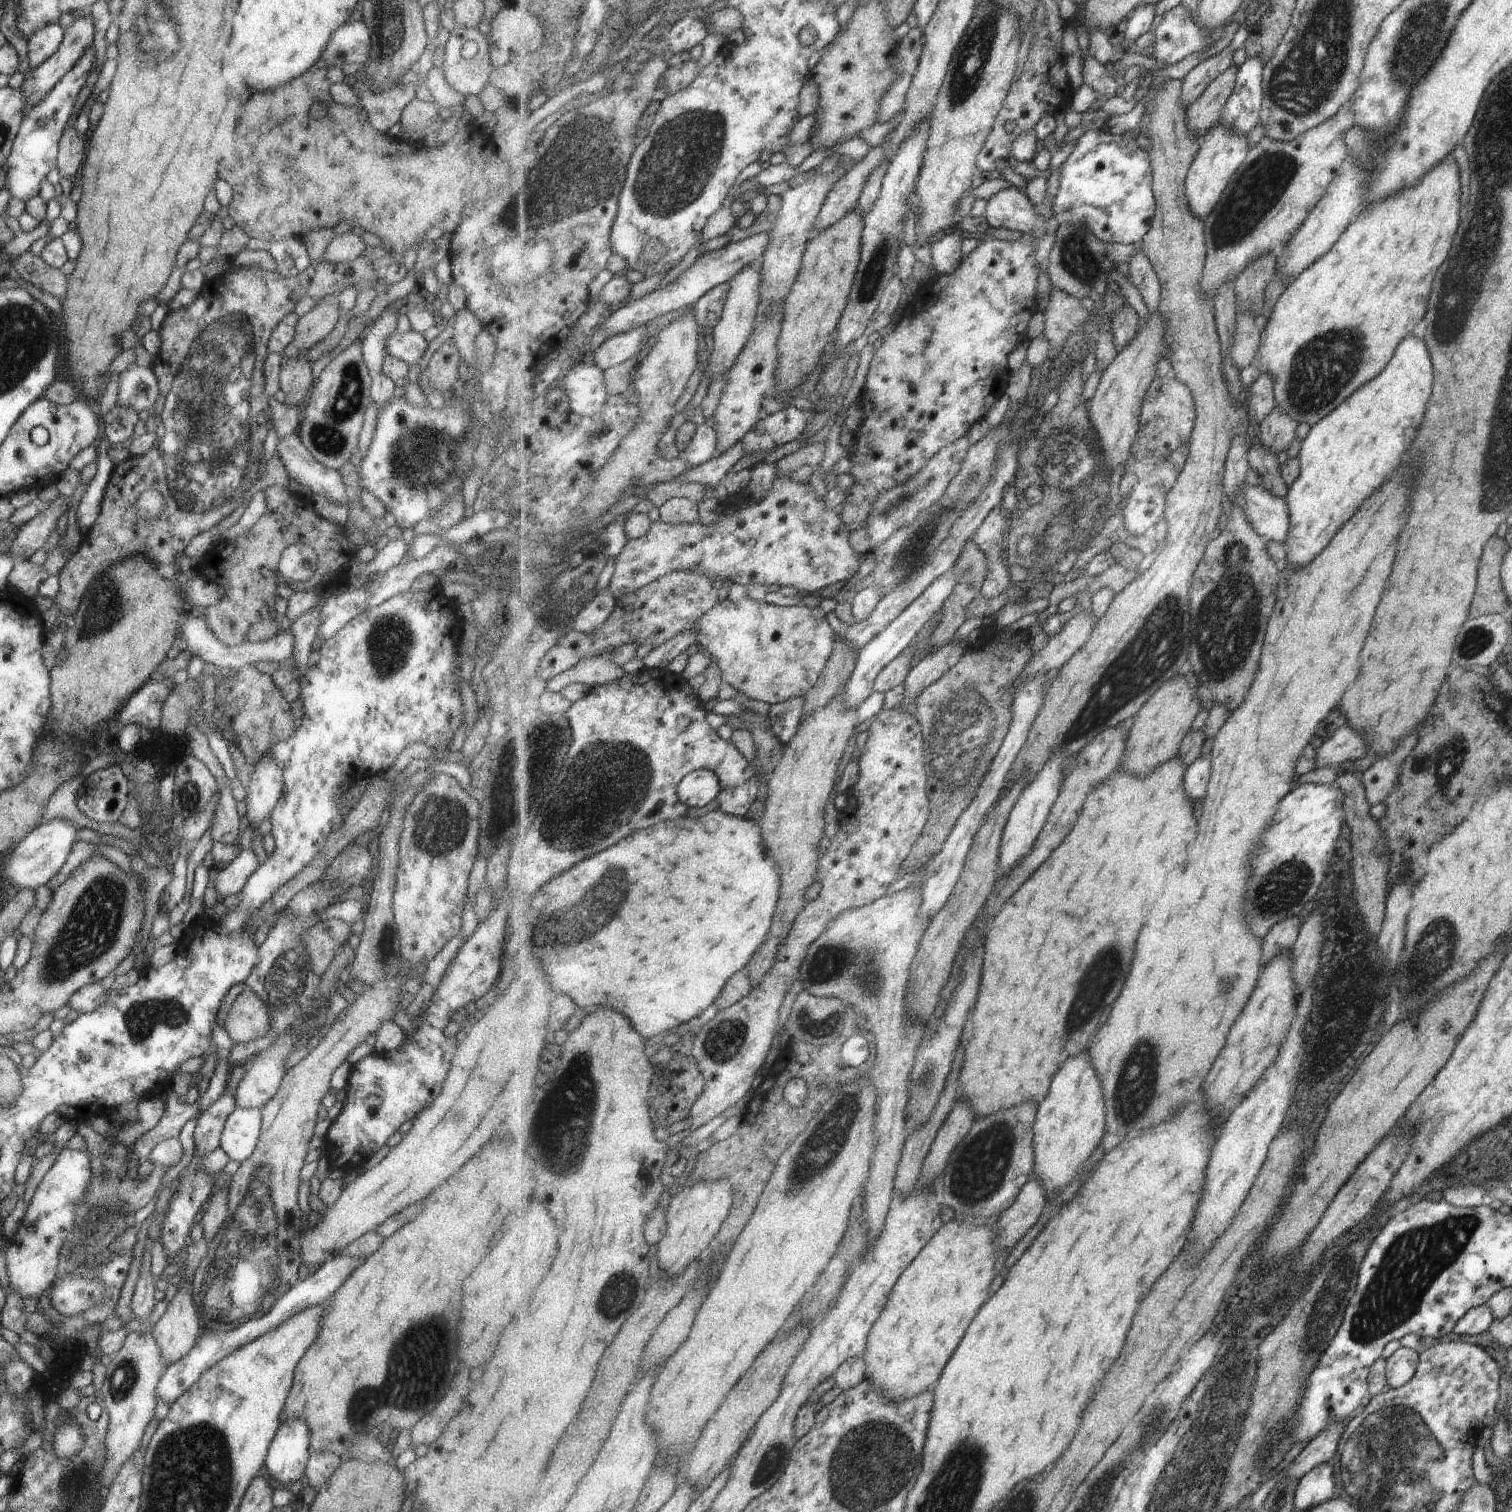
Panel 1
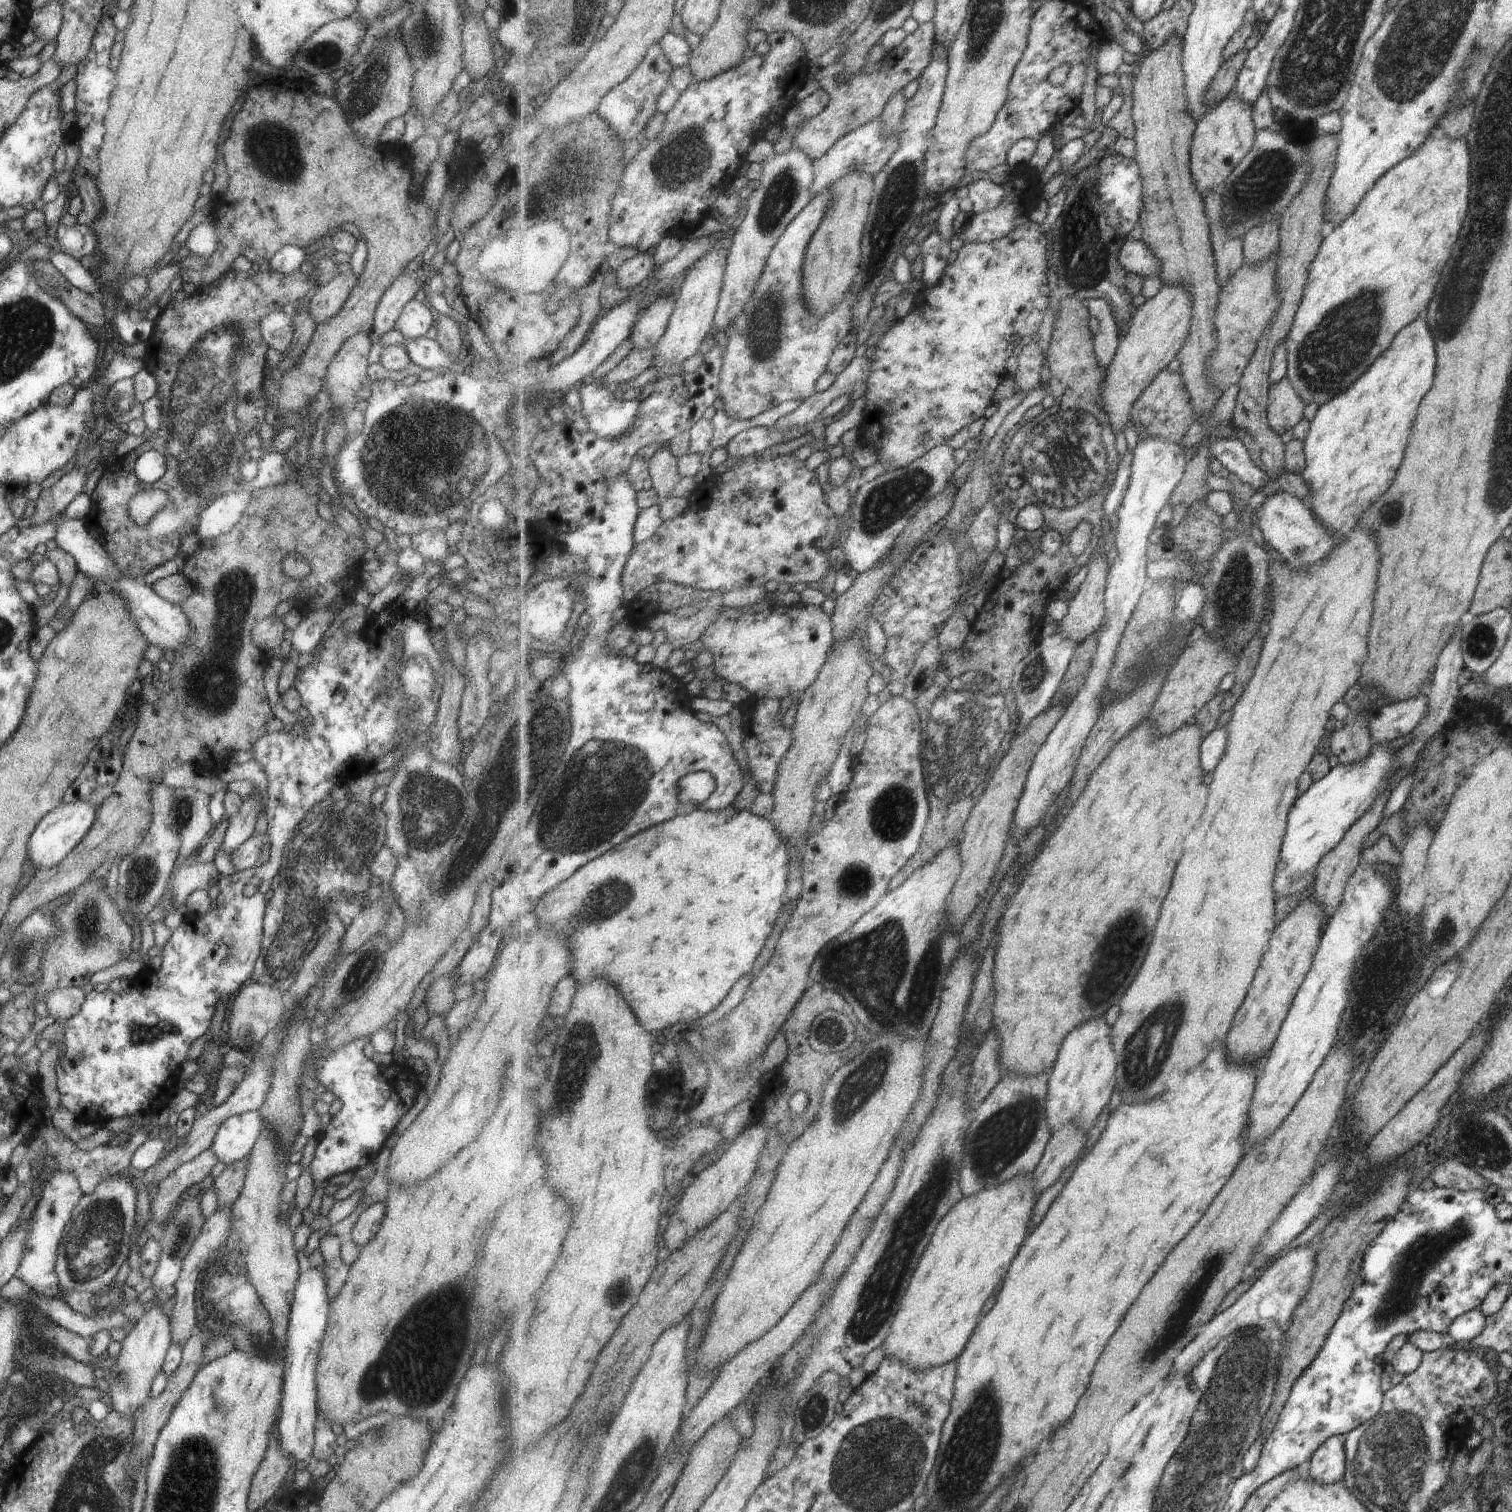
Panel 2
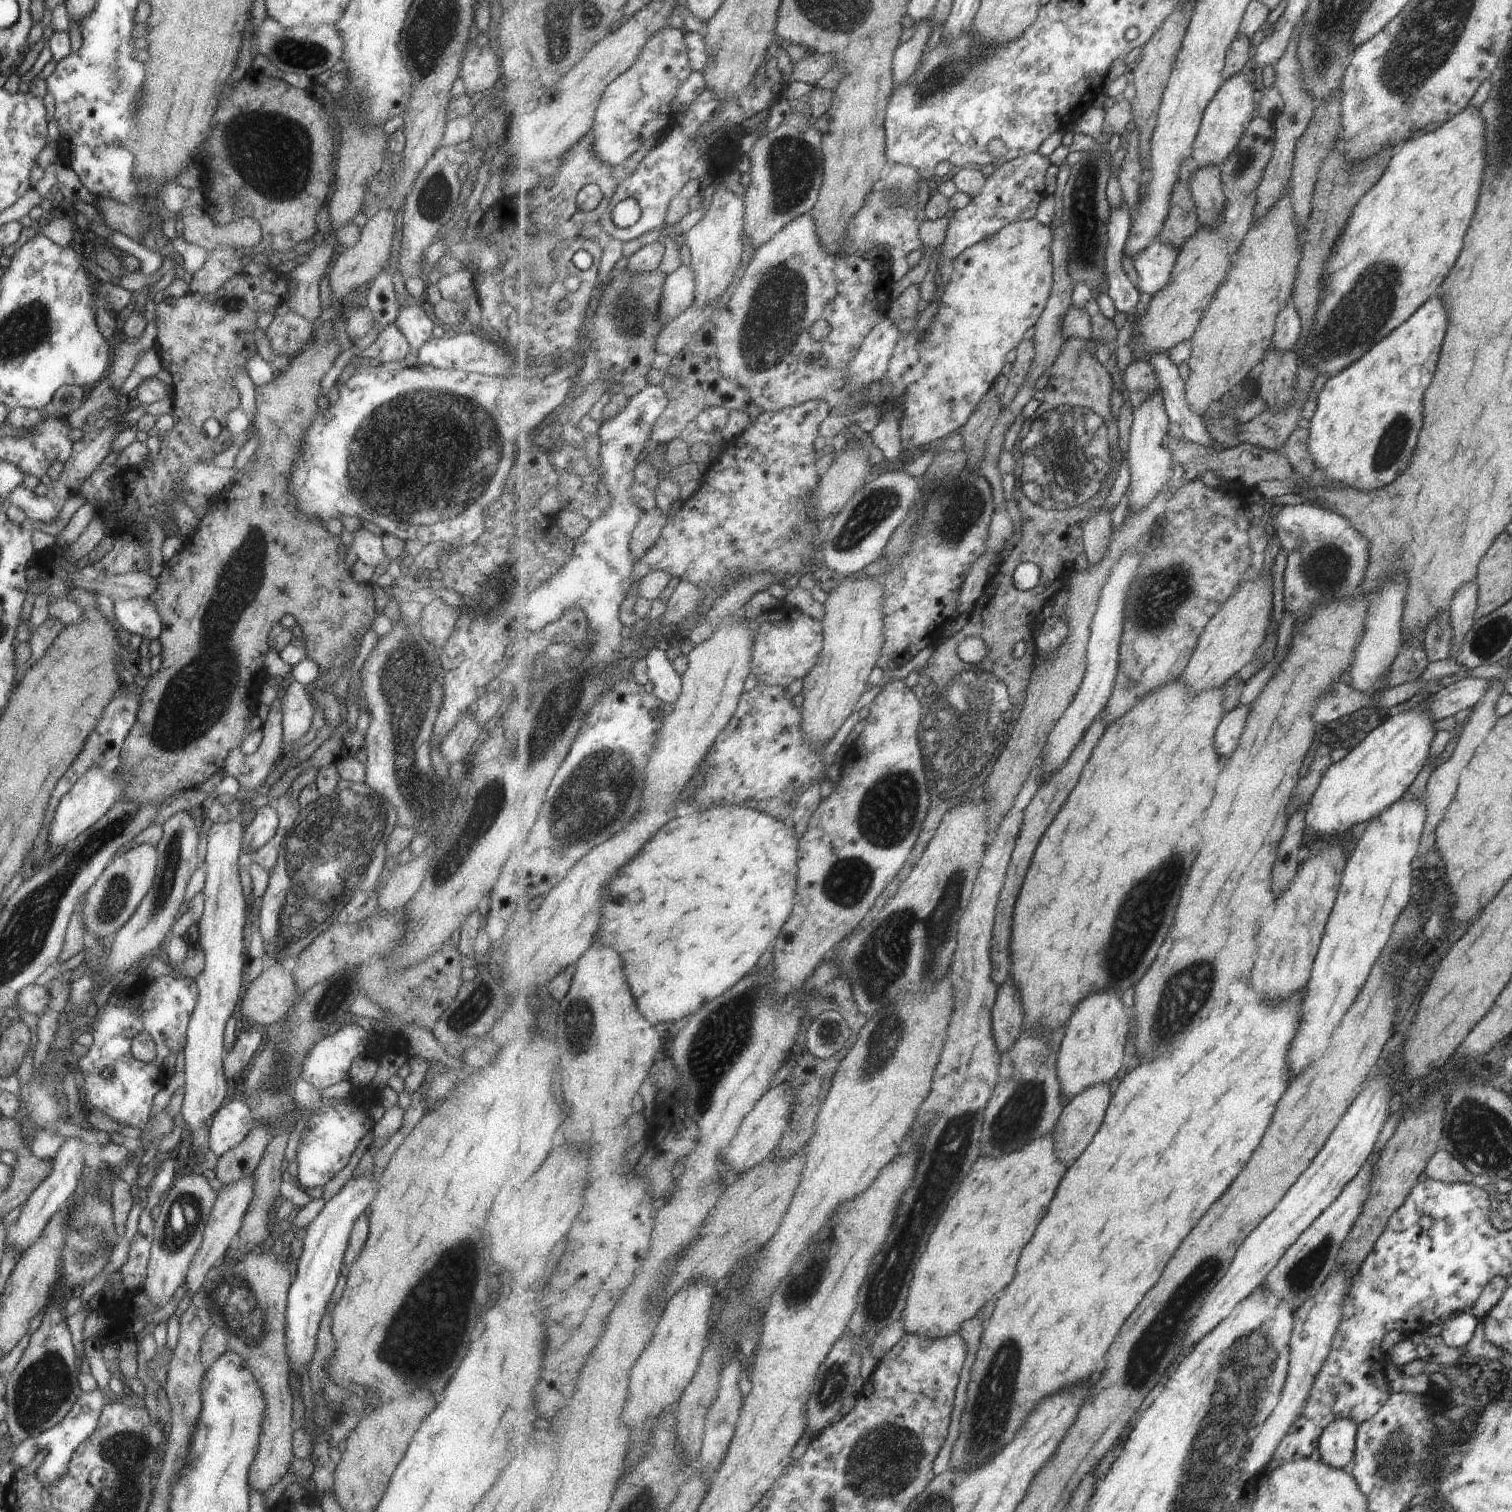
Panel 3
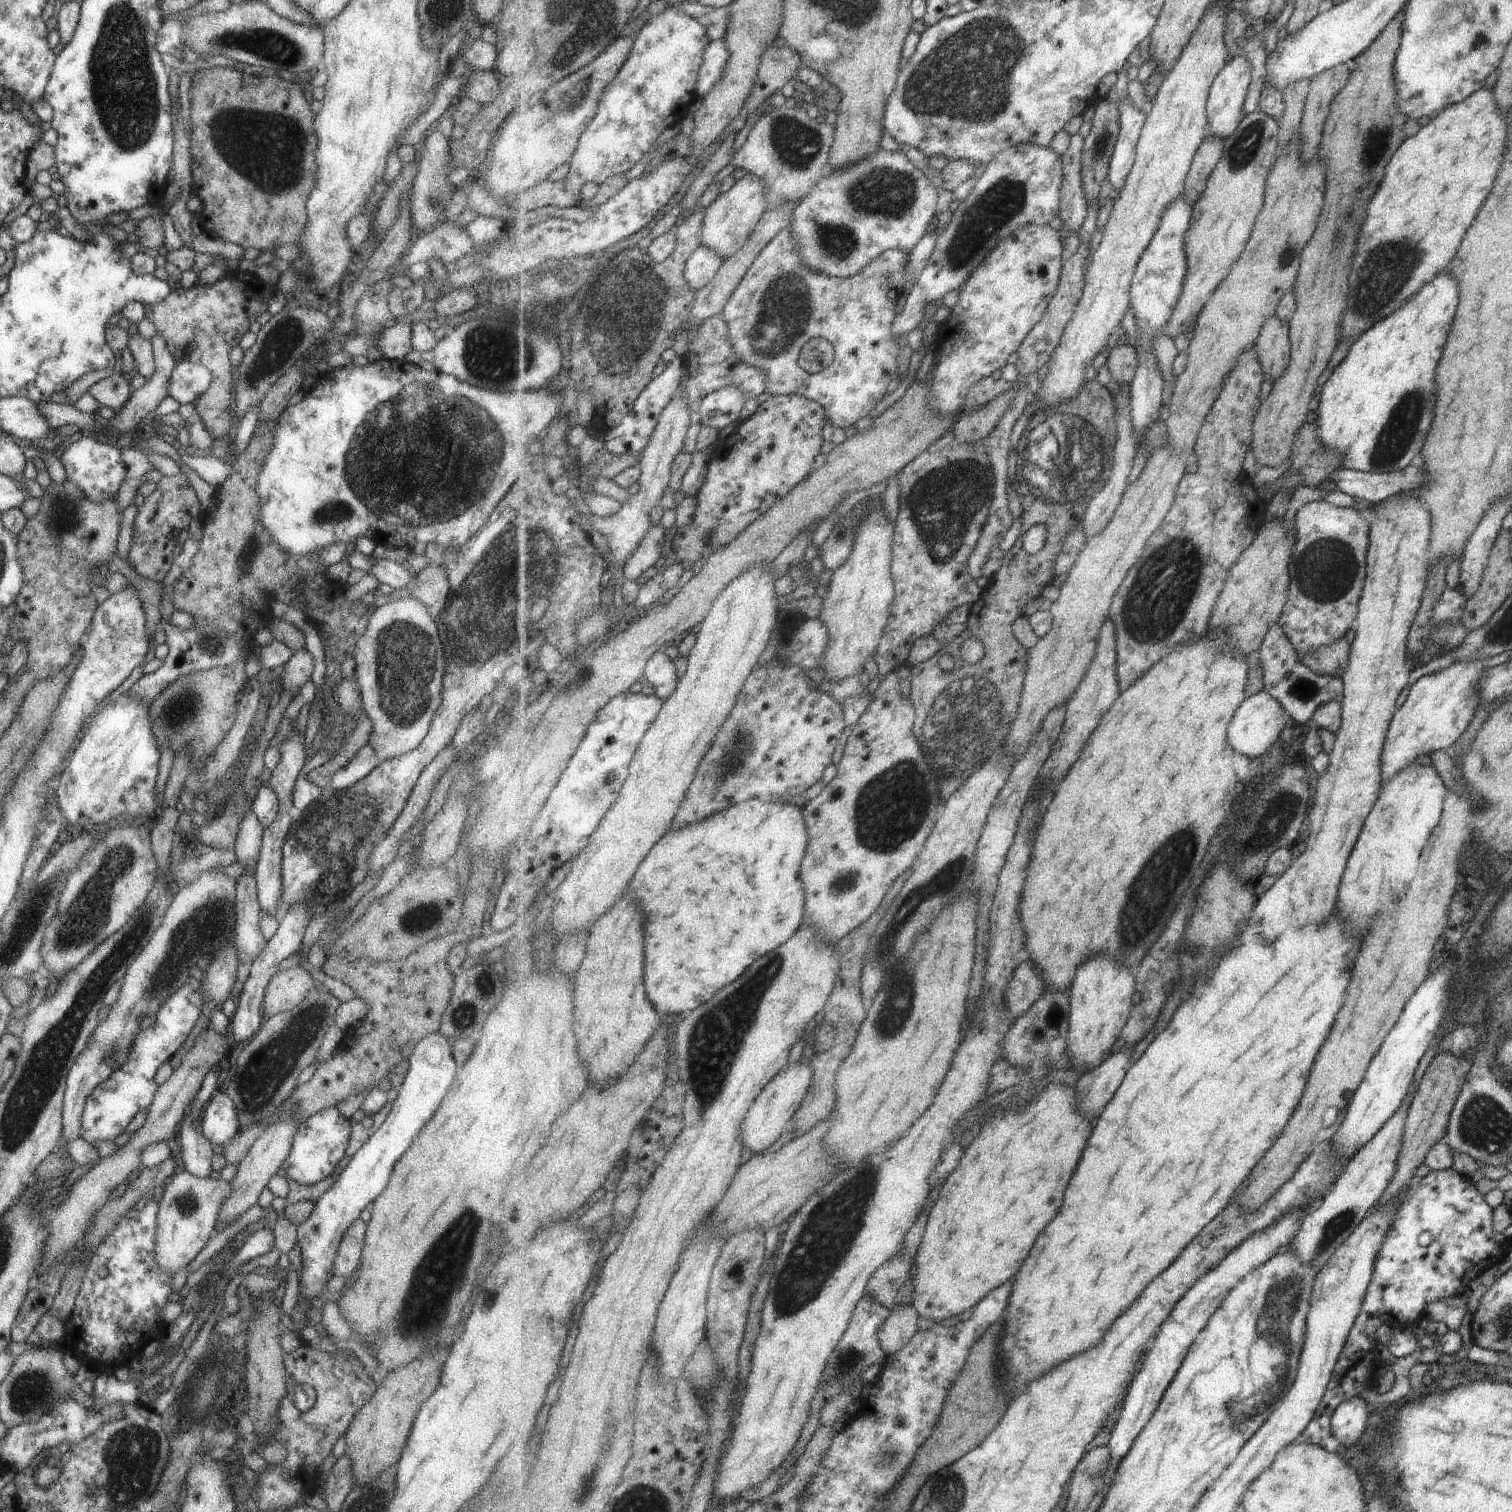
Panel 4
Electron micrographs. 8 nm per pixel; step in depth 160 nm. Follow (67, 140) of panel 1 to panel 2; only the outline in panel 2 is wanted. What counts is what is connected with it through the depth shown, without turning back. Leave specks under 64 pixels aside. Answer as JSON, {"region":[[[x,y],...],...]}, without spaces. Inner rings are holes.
{"region":[[[76,169],[71,173],[69,182],[74,184],[77,194],[82,200],[82,209],[76,216],[76,222],[88,225],[90,222],[93,222],[97,212],[101,210],[101,200],[99,200],[97,188],[93,184],[93,178],[86,175],[85,172],[80,172]]]}

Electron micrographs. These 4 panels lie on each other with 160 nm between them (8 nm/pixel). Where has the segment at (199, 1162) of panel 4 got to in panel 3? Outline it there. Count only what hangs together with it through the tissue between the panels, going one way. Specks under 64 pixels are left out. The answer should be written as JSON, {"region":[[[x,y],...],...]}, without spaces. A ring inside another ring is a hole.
{"region":[[[238,819],[224,823],[212,823],[207,831],[204,896],[201,916],[196,923],[197,942],[204,952],[204,967],[195,981],[198,995],[186,1026],[184,1056],[183,1100],[180,1108],[184,1124],[189,1128],[190,1148],[195,1155],[207,1151],[208,1122],[221,1106],[227,1088],[222,1071],[223,1028],[233,1014],[239,1000],[241,970],[247,957],[243,956],[243,927],[247,912],[246,902],[237,875],[237,858],[241,853],[240,840],[243,827]]]}

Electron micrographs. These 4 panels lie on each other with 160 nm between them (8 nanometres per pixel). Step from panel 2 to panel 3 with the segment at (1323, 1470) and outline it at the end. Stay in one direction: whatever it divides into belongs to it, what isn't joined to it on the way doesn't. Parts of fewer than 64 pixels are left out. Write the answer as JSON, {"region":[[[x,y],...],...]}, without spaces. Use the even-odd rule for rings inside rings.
{"region":[[[1337,1419],[1322,1430],[1318,1441],[1317,1460],[1341,1469],[1354,1457],[1354,1438],[1357,1425],[1350,1419]]]}

